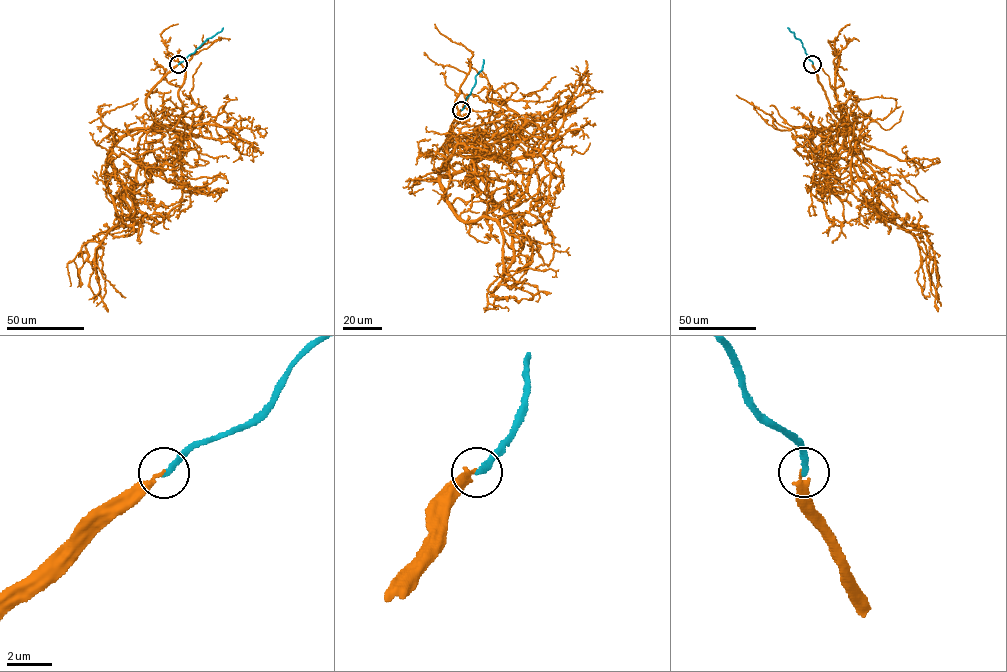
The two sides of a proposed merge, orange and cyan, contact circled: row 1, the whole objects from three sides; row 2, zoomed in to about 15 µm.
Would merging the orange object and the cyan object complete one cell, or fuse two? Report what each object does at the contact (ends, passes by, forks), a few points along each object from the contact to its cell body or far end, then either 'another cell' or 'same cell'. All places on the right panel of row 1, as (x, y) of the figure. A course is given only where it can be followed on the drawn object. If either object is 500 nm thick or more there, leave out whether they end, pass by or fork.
orange ends there; cyan ends there; orange runs (812, 64), (843, 126), (830, 141), (837, 159), (848, 160), (876, 198), (927, 236), (938, 311); cyan runs (812, 64), (800, 40), (787, 27); another cell

